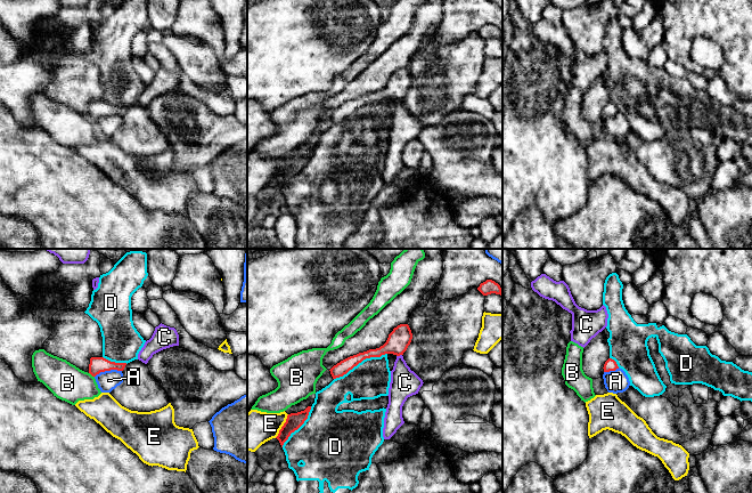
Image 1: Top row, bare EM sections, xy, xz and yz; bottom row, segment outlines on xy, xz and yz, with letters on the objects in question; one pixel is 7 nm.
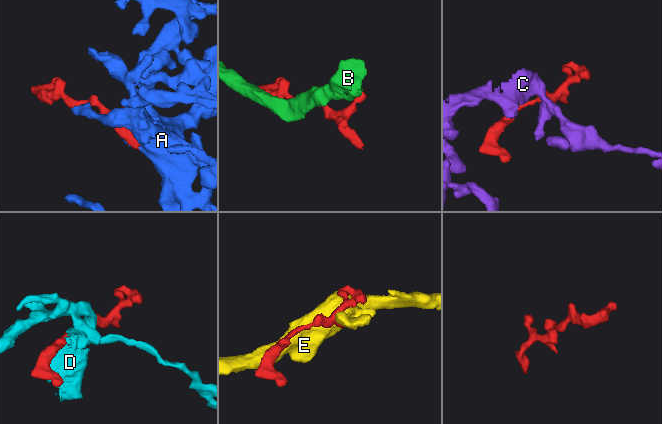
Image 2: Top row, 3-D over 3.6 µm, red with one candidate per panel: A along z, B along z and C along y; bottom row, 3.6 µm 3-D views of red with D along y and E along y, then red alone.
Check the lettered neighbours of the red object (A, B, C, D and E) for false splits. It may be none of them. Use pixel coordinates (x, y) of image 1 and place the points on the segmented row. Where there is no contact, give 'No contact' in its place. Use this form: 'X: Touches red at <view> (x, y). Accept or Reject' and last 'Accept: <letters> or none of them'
A: Touches red at xy (107, 370). Reject
B: Touches red at xy (91, 374). Reject
C: Touches red at xz (399, 355). Reject
D: Touches red at xz (360, 362). Reject
E: Touches red at xz (283, 426). Reject
Accept: none of them

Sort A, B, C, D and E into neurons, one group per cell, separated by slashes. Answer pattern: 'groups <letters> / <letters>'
groups A / B / C / D / E

